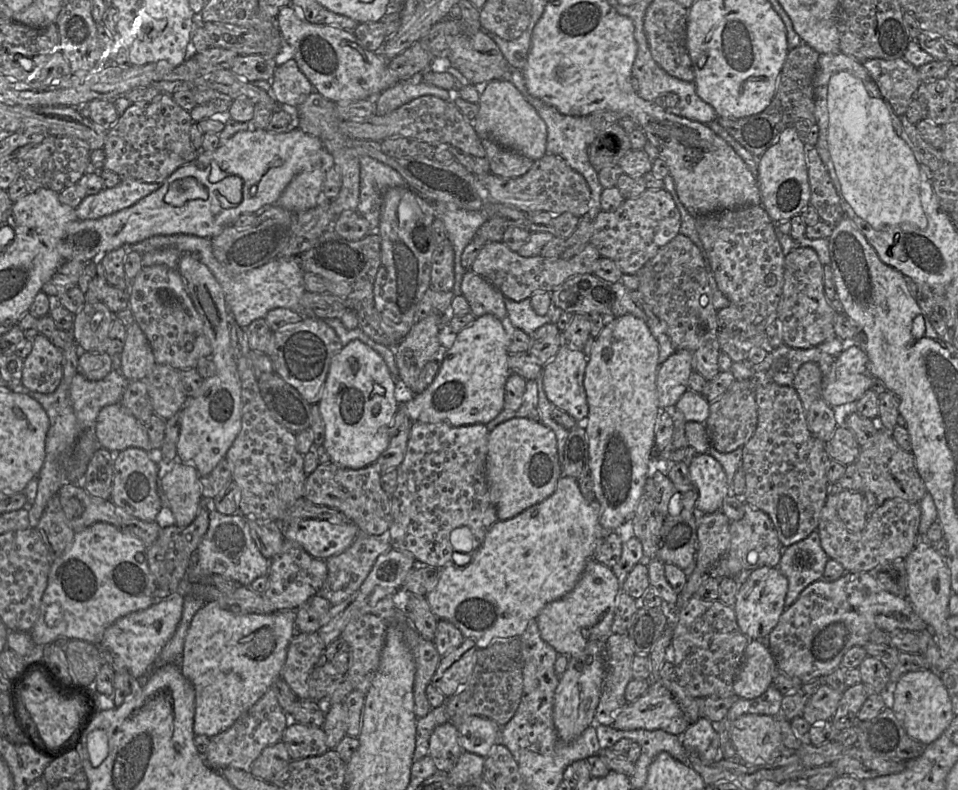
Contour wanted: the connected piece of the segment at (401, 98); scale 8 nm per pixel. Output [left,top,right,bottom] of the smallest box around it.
[374,81,454,115]

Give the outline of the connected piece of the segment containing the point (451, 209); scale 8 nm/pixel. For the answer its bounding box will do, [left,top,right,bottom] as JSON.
[430,202,487,298]

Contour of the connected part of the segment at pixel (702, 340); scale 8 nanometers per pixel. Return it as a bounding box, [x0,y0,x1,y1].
[636,233,721,381]

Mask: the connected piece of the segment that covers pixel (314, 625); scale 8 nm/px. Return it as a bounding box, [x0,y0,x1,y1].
[296,595,331,632]

